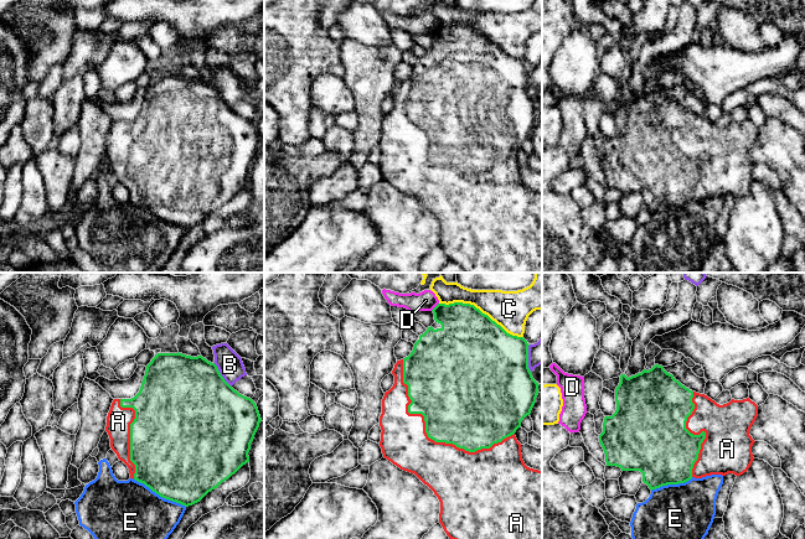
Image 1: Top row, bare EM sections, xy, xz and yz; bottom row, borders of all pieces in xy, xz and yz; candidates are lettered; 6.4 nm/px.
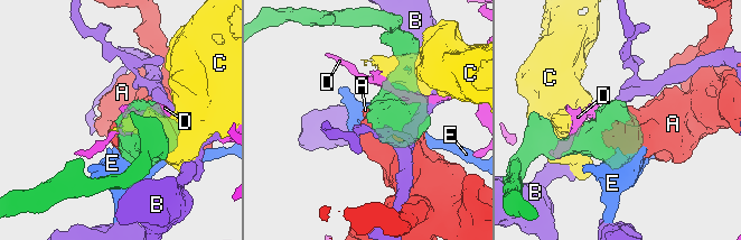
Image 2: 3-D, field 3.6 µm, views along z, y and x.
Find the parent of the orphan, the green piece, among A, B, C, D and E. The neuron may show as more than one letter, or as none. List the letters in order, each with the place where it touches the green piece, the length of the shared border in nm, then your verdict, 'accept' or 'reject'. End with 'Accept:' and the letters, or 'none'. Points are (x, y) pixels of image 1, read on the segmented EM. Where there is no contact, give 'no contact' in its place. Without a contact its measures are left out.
A: xz (428, 436) | 850 nm | accept
B: xy (221, 376) | 200 nm | reject
C: xz (480, 311) | 600 nm | reject
D: xz (435, 306) | 80 nm | reject
E: xy (160, 496) | 380 nm | reject
Accept: A

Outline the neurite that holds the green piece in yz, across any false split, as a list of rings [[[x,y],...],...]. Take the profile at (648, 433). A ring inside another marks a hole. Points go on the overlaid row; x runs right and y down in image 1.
[[[655,364],[629,378],[621,374],[615,401],[616,410],[604,418],[599,435],[607,466],[640,471],[643,482],[651,491],[685,483],[692,477],[741,476],[754,460],[752,446],[755,441],[749,430],[758,416],[758,405],[749,398],[719,405],[707,395],[690,390],[662,366]]]

